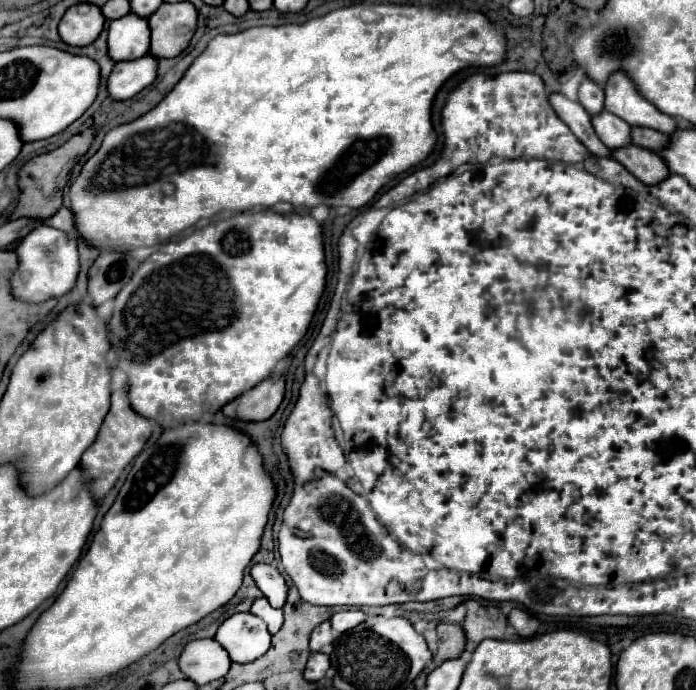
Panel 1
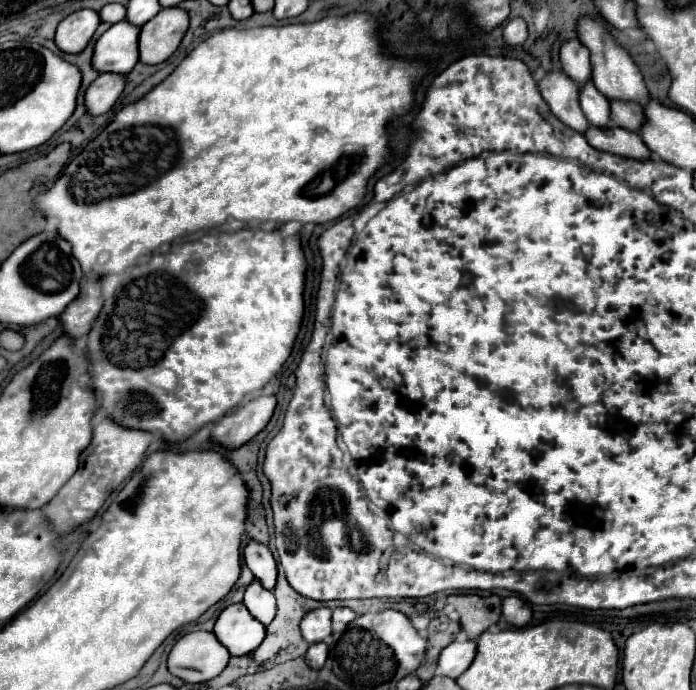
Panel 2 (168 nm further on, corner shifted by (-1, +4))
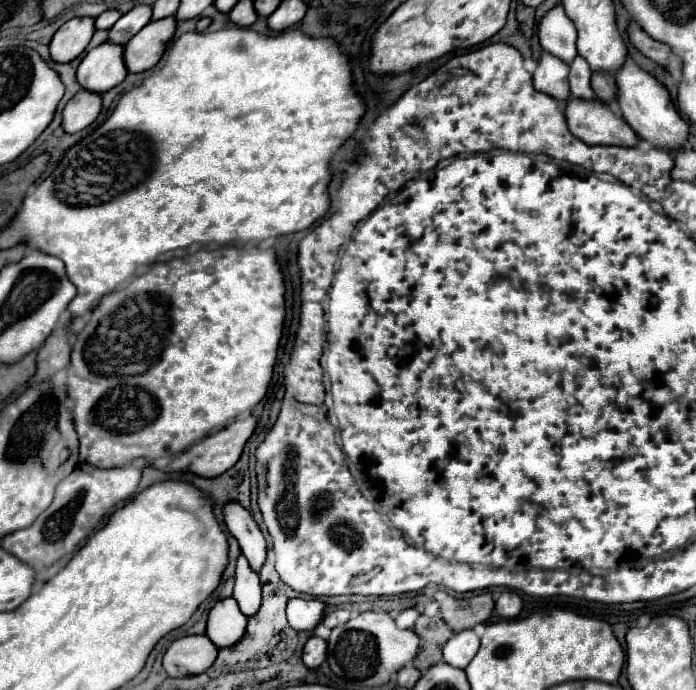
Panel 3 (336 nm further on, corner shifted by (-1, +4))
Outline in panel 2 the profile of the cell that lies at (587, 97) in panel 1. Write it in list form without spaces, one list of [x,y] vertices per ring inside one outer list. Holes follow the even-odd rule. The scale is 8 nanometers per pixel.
[[[570,38],[560,44],[560,64],[562,70],[578,82],[578,86],[582,86],[592,76],[590,52],[580,44],[578,38]]]

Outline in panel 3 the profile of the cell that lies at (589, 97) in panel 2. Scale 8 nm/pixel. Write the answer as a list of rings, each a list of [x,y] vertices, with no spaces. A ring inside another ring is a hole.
[[[576,56],[576,60],[570,64],[570,92],[578,100],[594,100],[594,92],[590,86],[592,72],[588,68],[588,62],[582,56]]]

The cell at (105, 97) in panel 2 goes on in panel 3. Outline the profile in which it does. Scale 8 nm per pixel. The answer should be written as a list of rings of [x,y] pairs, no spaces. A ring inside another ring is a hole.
[[[80,90],[64,108],[64,130],[66,132],[80,132],[88,128],[102,110],[102,94],[92,90]]]

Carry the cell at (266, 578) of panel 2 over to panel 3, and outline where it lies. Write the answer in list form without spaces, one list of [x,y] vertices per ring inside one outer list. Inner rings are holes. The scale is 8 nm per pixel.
[[[226,504],[224,506],[224,522],[230,534],[238,540],[242,554],[250,562],[254,572],[260,572],[266,562],[266,540],[254,522],[252,514],[244,510],[240,504]]]

